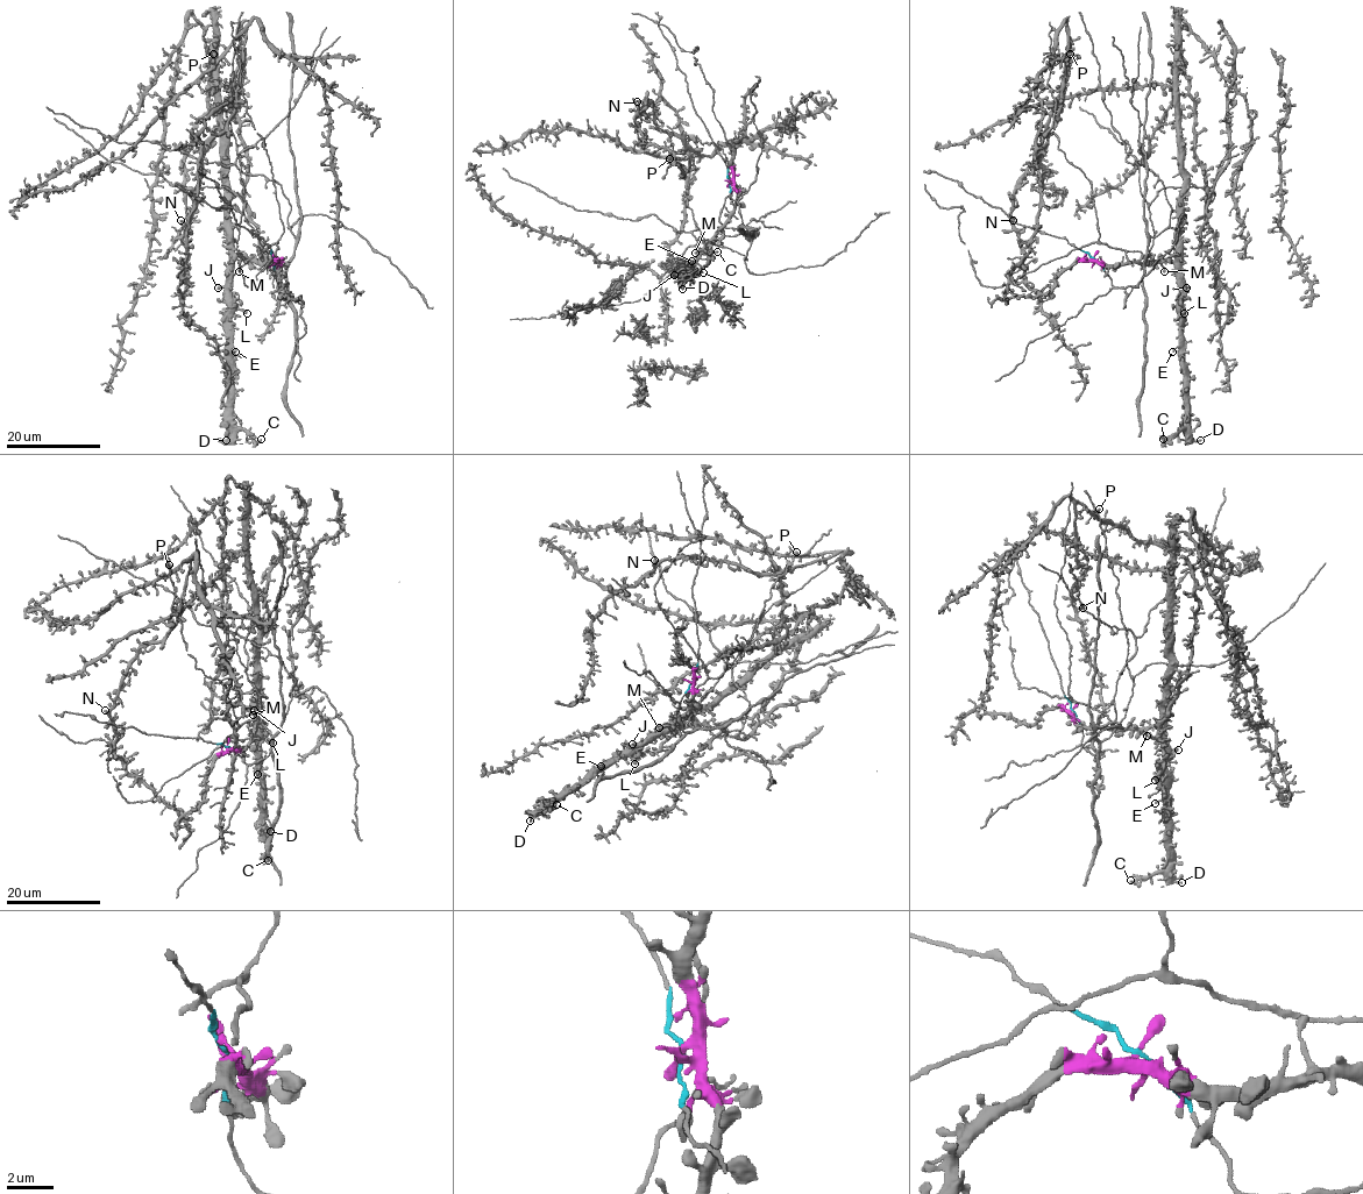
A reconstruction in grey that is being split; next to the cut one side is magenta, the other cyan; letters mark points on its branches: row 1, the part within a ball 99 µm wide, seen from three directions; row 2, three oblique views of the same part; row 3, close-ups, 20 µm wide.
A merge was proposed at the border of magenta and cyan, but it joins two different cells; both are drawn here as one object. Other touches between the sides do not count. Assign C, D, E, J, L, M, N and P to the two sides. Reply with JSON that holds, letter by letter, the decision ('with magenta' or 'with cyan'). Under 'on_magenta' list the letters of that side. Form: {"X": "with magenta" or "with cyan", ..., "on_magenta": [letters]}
{"C": "with magenta", "D": "with magenta", "E": "with magenta", "J": "with magenta", "L": "with magenta", "M": "with magenta", "N": "with cyan", "P": "with cyan", "on_magenta": ["C", "D", "E", "J", "L", "M"]}

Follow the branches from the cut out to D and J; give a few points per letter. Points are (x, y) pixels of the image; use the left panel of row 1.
D: (274, 257), (281, 264), (249, 262), (240, 256), (234, 261), (225, 440)
J: (274, 257), (281, 264), (249, 262), (239, 256), (234, 261), (232, 277), (217, 289)

